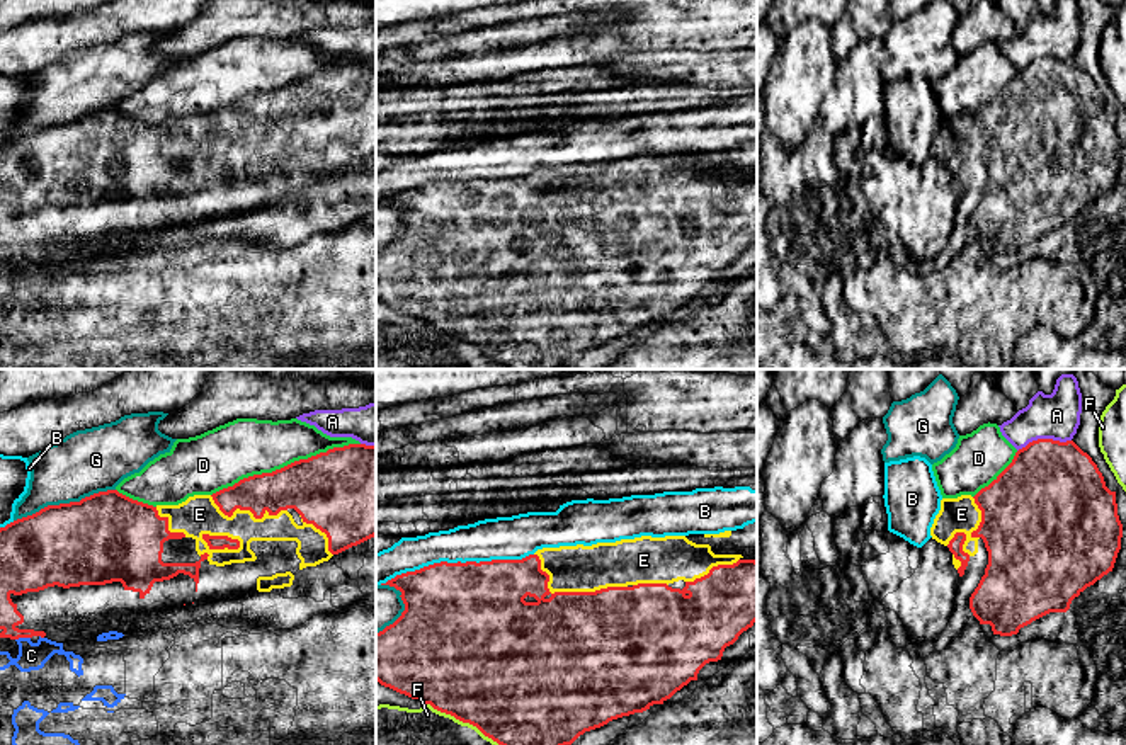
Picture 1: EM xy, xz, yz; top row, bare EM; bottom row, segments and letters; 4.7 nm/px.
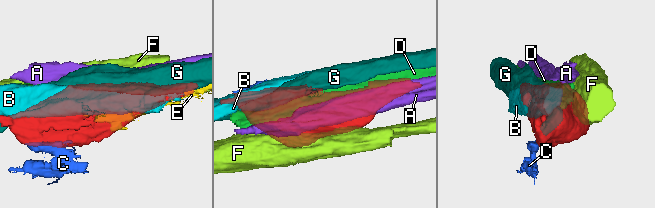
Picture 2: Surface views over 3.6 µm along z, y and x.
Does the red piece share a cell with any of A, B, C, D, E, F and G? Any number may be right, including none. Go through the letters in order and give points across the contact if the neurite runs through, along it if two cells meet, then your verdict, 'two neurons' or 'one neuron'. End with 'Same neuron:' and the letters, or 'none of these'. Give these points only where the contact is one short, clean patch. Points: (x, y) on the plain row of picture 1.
A: two neurons
B: two neurons
C: two neurons
D: two neurons
E: one neuron
F: two neurons
G: two neurons
Same neuron: E

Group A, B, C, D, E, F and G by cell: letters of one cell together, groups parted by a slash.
A / B / C / D / E / F / G

